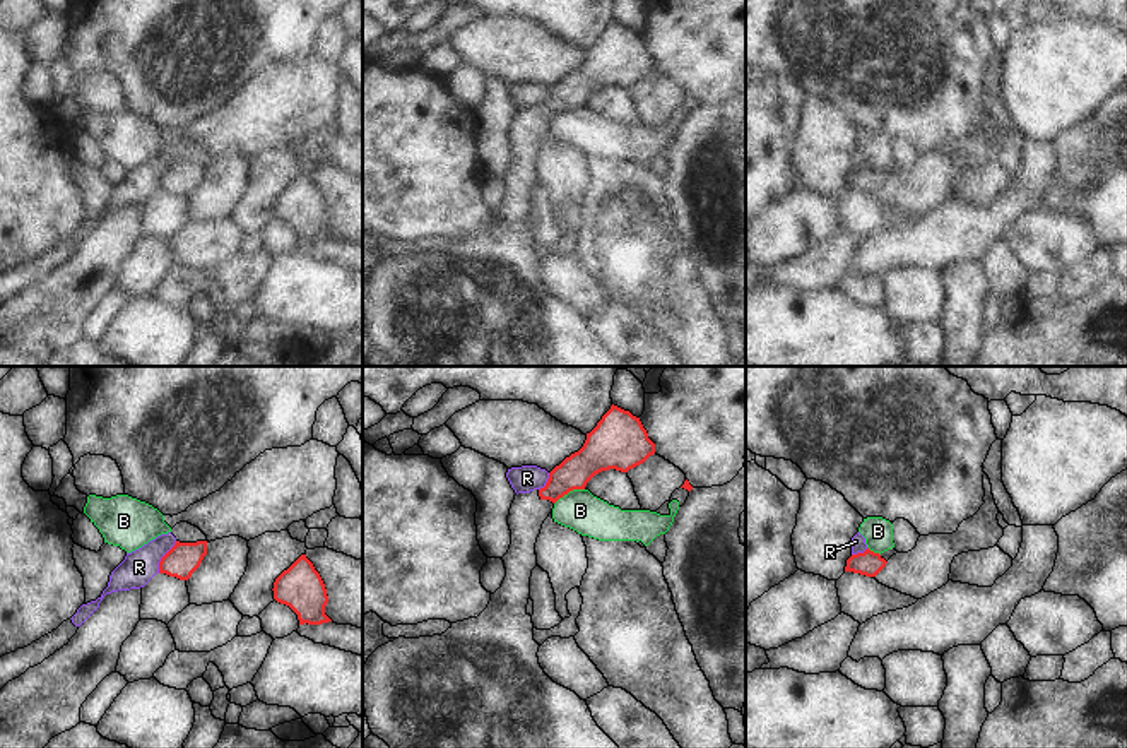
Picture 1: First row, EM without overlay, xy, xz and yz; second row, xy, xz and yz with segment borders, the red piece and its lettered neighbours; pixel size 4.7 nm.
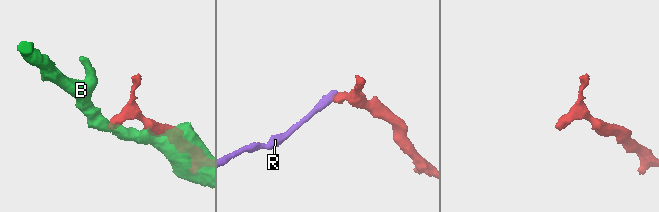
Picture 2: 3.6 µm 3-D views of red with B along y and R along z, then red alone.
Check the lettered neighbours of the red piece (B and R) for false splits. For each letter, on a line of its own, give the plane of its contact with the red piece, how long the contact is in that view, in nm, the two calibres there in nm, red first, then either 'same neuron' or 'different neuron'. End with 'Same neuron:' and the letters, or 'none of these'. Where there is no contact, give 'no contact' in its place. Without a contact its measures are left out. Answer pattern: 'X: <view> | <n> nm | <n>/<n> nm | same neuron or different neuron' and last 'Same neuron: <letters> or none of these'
B: xz | 160 nm | 190/190 nm | different neuron
R: xy | 180 nm | 160/160 nm | different neuron
Same neuron: none of these

